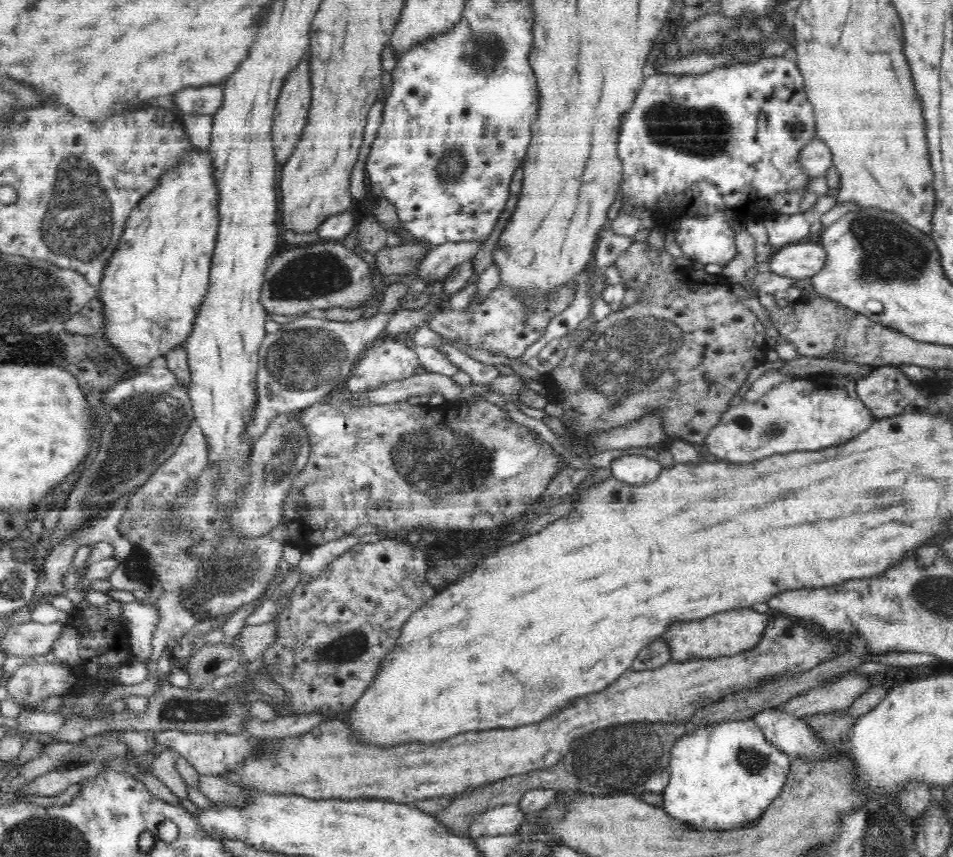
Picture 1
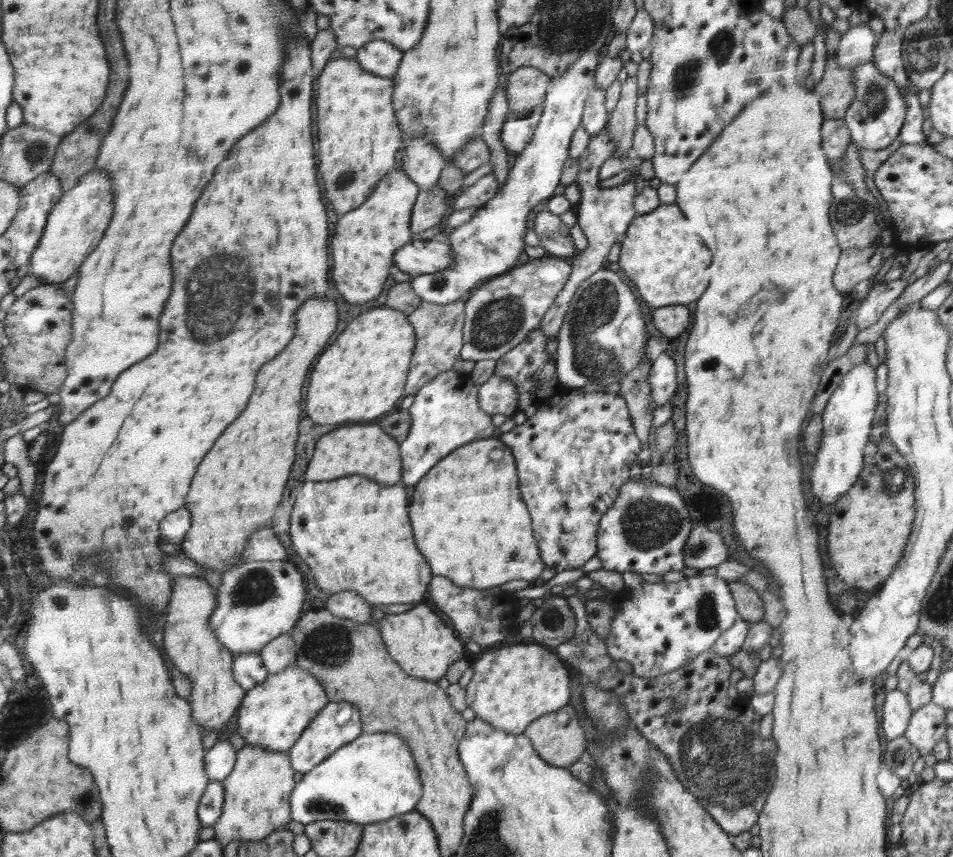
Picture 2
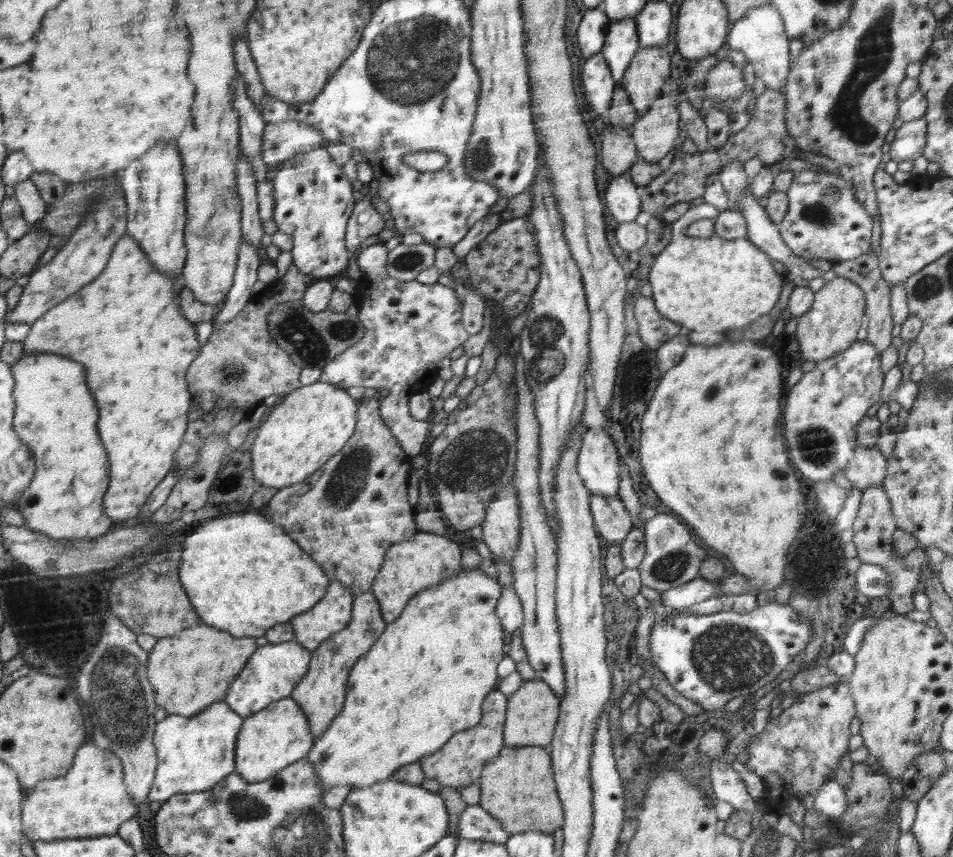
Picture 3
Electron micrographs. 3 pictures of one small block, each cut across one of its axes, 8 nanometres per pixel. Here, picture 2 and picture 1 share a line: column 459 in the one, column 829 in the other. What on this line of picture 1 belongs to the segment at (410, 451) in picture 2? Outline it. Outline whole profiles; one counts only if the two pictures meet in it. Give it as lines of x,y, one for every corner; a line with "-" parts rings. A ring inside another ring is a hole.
832,374
781,382
760,400
732,406
701,446
706,446
720,461
735,464
757,462
772,454
843,446
868,431
875,422
870,410
860,401
856,385
852,379

